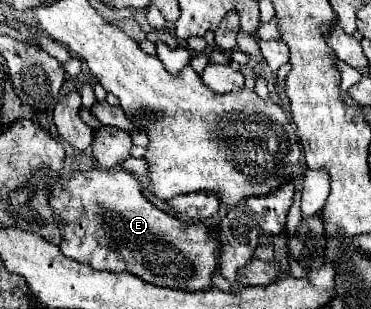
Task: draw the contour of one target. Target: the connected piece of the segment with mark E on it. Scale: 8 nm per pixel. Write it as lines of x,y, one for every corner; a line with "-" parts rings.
123,168
113,170
89,170
75,172
71,176
59,178
55,184
49,204
55,208
59,220
63,242
61,252
81,264
89,264
95,270
125,270
137,278
163,288
175,288
185,292
201,292
215,288
213,276
217,272
221,244
217,244
217,230
211,230
205,224
183,222
163,210
159,210
141,190
141,182

